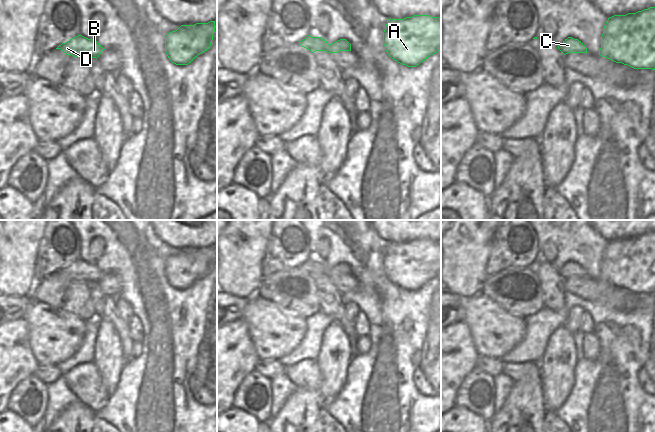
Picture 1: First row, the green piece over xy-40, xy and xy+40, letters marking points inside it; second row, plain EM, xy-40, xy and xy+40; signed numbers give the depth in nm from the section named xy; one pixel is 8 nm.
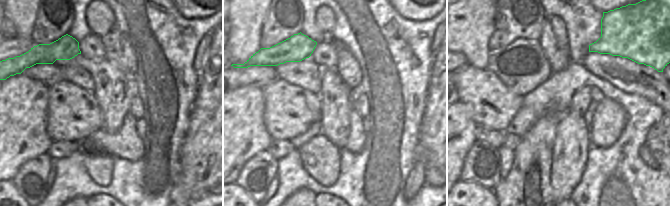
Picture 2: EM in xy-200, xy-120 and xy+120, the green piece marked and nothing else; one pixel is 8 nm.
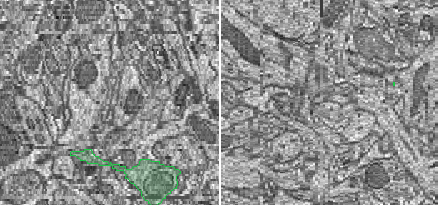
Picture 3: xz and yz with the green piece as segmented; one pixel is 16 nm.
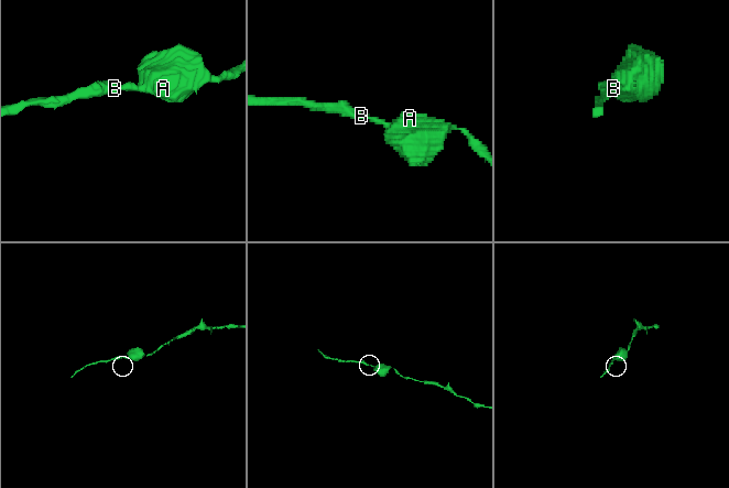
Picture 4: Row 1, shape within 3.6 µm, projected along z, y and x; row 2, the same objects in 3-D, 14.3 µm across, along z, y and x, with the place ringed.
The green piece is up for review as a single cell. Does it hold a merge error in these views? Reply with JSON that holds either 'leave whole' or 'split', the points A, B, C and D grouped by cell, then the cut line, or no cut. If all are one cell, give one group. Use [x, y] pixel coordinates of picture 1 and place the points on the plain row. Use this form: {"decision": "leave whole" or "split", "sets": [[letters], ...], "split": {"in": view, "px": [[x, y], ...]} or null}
{"decision": "leave whole", "sets": [["A", "B", "C", "D"]], "split": null}

